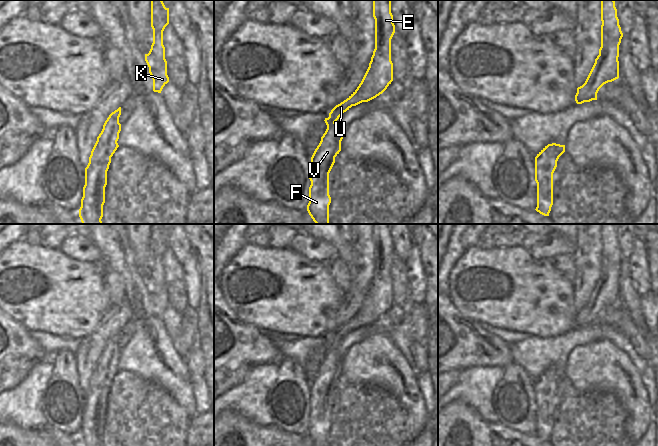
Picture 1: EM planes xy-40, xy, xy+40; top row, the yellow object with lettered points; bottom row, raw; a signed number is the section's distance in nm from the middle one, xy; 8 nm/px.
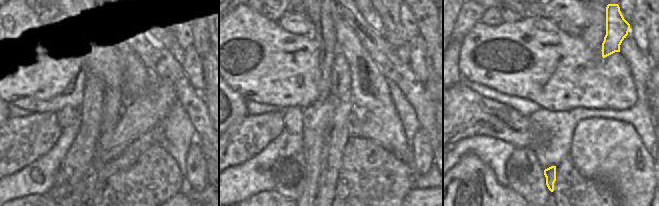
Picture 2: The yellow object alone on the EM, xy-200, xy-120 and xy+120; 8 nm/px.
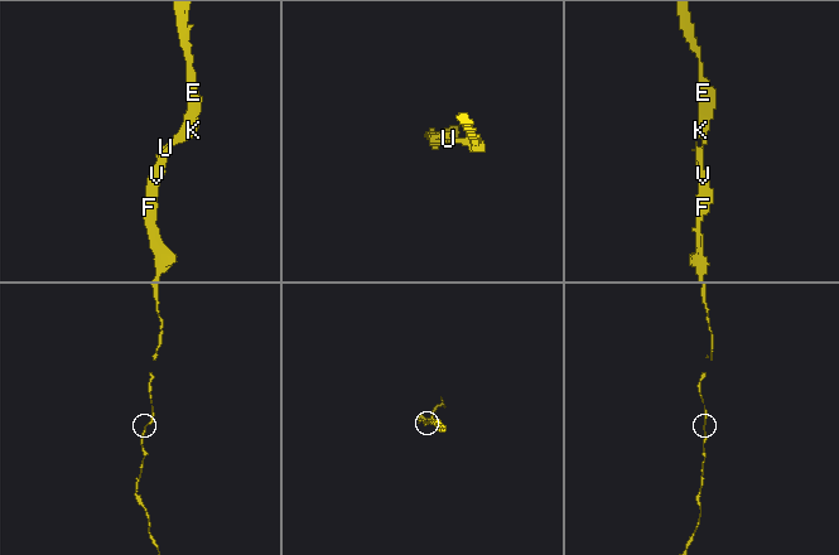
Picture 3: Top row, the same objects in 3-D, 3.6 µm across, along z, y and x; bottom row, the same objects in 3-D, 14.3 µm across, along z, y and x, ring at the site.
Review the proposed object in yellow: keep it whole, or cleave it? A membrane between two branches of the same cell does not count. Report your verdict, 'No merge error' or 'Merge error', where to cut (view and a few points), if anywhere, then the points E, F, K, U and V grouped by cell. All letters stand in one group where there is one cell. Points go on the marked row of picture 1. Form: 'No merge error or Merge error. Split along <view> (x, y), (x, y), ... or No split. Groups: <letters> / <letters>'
No merge error. No split. Groups: E F K U V

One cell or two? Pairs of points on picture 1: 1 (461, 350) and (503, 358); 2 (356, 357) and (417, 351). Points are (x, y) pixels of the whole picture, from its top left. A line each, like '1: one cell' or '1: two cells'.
1: one cell
2: two cells

